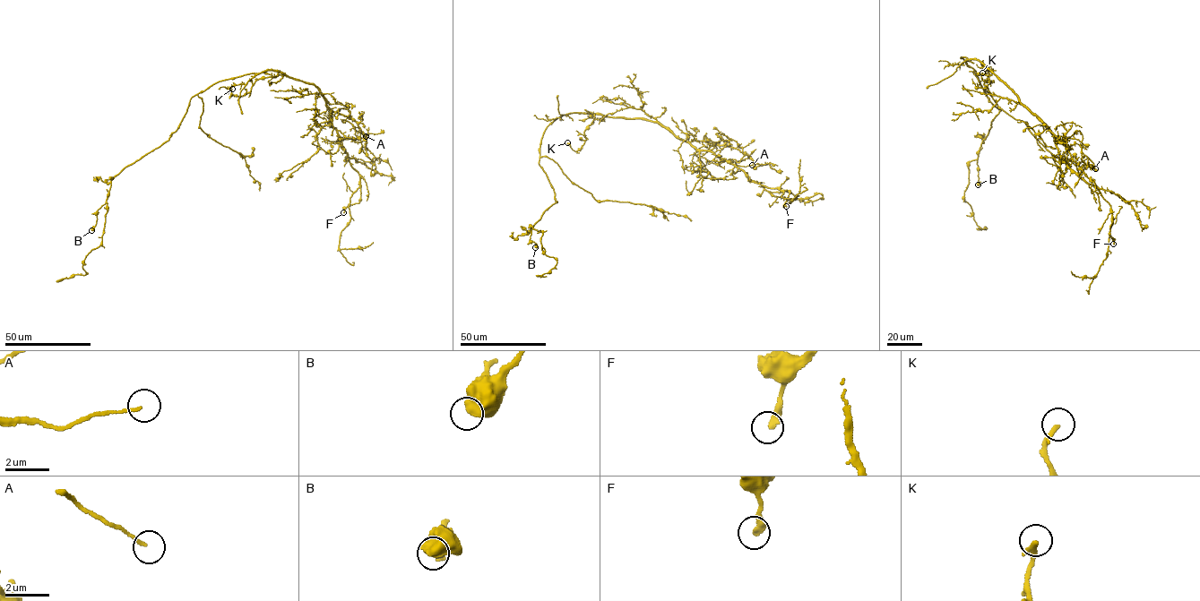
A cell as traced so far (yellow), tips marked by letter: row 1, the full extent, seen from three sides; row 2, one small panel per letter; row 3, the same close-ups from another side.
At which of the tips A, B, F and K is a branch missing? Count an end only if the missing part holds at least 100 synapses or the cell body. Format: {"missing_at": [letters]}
{"missing_at": []}

